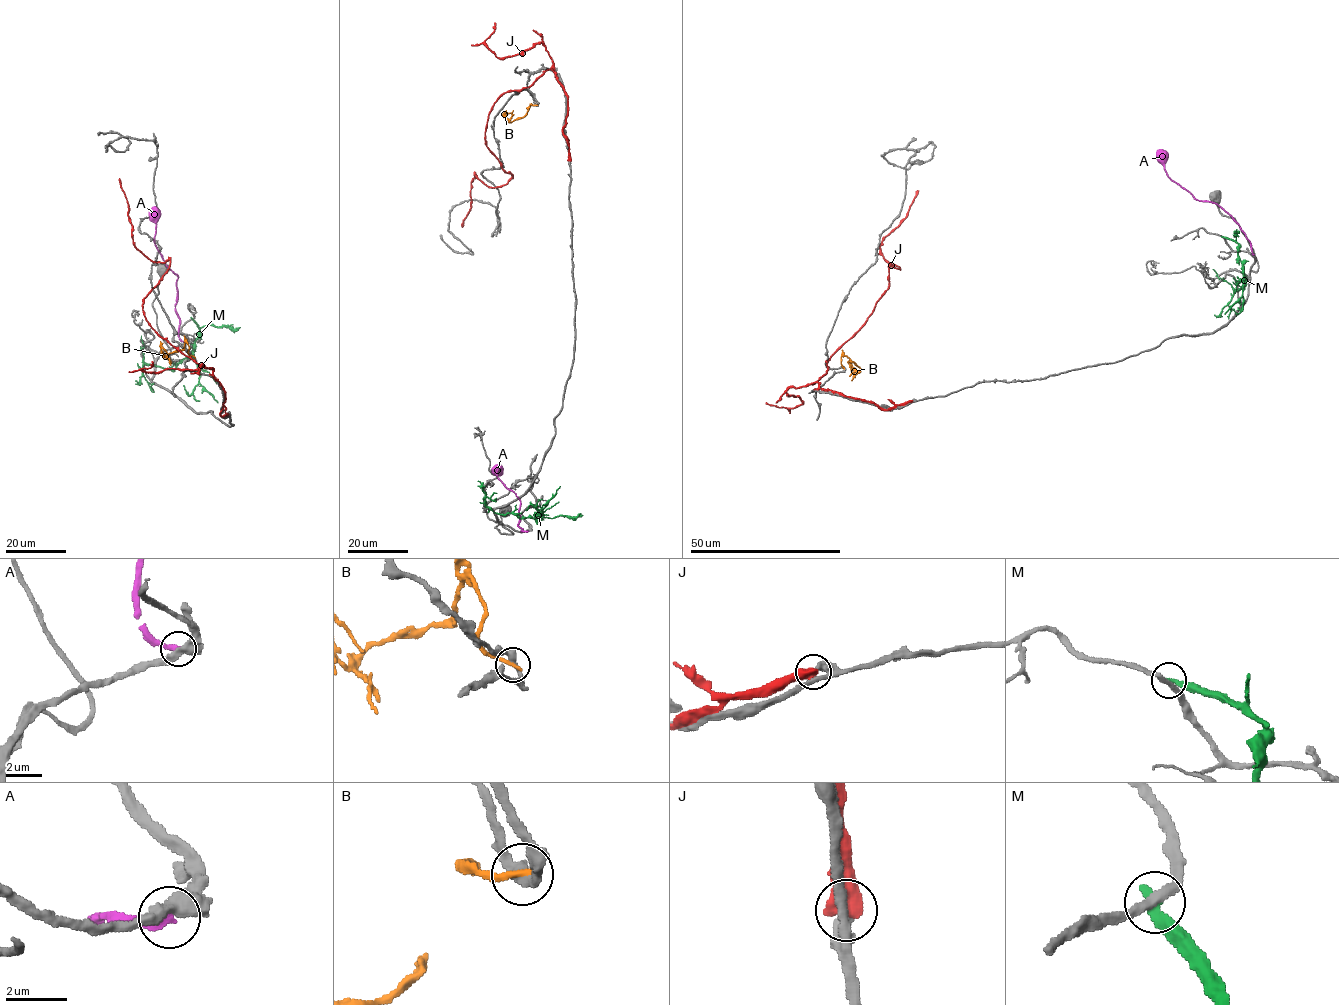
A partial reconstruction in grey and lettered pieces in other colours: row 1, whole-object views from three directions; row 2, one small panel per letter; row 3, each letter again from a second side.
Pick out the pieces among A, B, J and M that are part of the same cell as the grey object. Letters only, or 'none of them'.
none of them

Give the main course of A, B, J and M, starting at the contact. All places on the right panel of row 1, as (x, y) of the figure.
A: (1253, 254), (1246, 234), (1229, 214), (1216, 203), (1199, 201), (1168, 176), (1163, 152), (1159, 149)
B: (844, 368), (841, 358), (844, 356), (860, 369), (858, 371), (851, 366), (851, 371)
J: (911, 401), (885, 410), (812, 383), (872, 312), (889, 267), (900, 268), (884, 258), (881, 242), (917, 190)
M: (1222, 236), (1238, 243), (1246, 278), (1244, 288), (1236, 290), (1228, 305), (1231, 308), (1228, 318)

